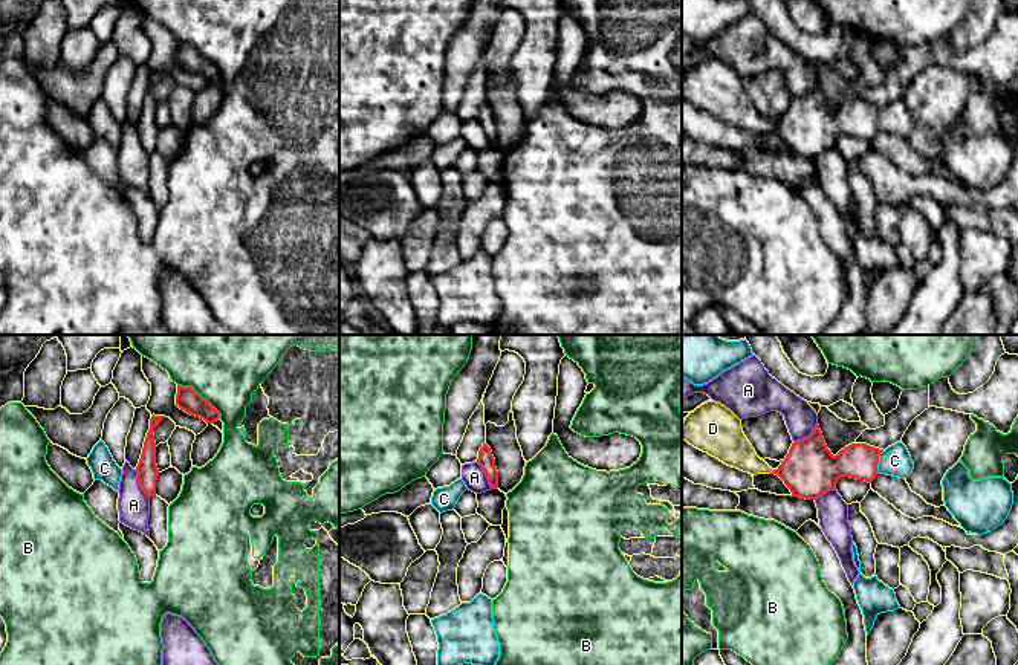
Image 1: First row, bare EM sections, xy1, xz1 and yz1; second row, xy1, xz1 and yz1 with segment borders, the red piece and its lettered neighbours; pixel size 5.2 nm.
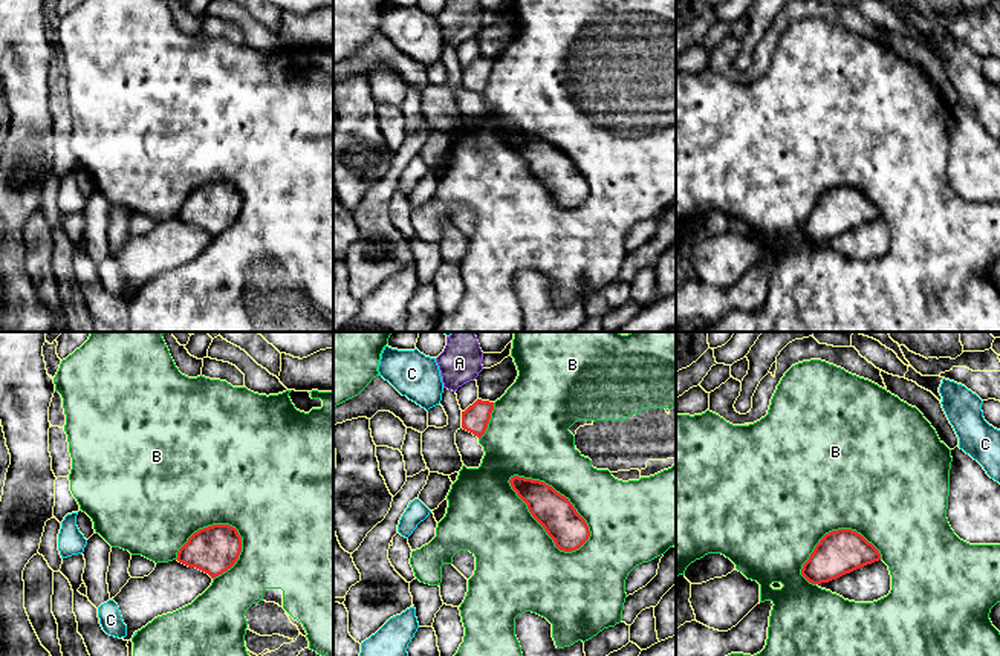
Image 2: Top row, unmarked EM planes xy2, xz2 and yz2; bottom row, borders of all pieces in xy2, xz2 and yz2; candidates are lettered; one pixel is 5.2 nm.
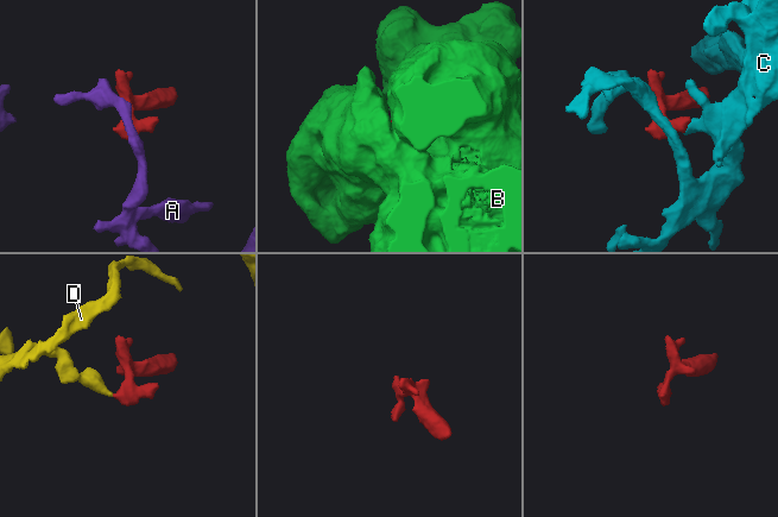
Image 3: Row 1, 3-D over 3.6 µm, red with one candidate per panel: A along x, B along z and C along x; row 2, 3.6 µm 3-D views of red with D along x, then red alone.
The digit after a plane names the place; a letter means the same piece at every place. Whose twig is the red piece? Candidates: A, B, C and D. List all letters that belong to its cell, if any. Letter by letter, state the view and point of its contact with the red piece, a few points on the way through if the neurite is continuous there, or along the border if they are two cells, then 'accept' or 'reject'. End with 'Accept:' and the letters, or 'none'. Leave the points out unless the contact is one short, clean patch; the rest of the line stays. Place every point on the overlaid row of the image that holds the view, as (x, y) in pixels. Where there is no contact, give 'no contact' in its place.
A: yz1 (809, 436) | along yz1 (816, 422), (807, 436), (794, 442) | reject
B: xz2 (558, 493) | reject
C: yz1 (878, 462) | along yz1 (882, 450), (878, 459), (878, 473) | reject
D: yz1 (772, 471) | across yz1 (809, 470), (772, 471), (751, 463), (732, 448) | accept
Accept: D

